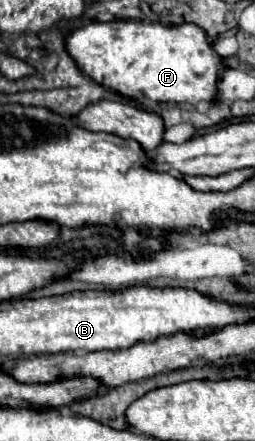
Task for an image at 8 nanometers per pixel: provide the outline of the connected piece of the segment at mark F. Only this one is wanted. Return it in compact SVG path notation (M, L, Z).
M149 20L92 21L67 36L67 50L81 72L85 72L89 78L135 100L145 96L153 102L177 102L191 106L203 100L211 102L213 96L217 96L217 82L221 78L221 72L227 68L223 58L207 40L205 30L195 24L164 25Z

